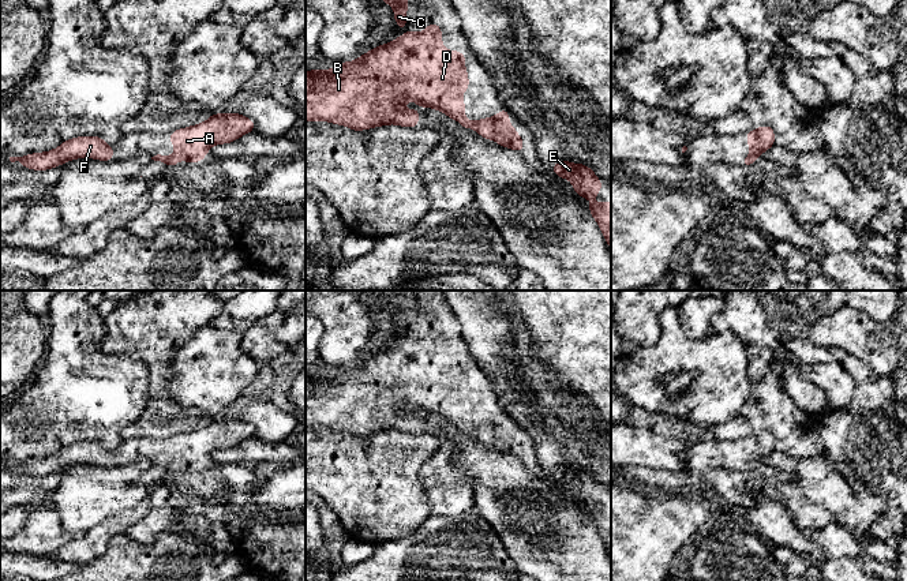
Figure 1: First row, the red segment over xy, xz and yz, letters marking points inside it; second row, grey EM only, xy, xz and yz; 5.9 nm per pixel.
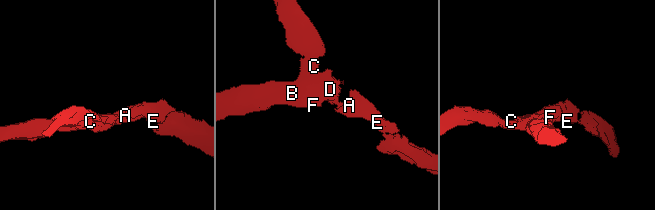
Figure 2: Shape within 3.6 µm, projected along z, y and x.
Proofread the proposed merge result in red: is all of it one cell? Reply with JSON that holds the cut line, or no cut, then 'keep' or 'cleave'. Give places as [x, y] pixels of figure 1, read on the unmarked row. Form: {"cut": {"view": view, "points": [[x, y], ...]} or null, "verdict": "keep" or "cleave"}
{"cut": null, "verdict": "keep"}

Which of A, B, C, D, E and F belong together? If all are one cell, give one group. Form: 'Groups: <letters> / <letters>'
Groups: A B C D E F

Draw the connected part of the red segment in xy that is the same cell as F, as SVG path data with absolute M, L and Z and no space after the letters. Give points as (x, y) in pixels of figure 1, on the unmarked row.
M78 442L64 446L59 453L50 457L31 458L25 462L10 462L10 466L18 466L25 473L33 476L46 476L76 464L112 466L113 451L106 450L100 442Z

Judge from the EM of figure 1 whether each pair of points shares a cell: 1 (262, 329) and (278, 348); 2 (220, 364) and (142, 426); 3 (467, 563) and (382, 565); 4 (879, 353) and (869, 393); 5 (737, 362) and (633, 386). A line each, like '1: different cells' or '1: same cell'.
1: same cell
2: different cells
3: same cell
4: different cells
5: same cell

